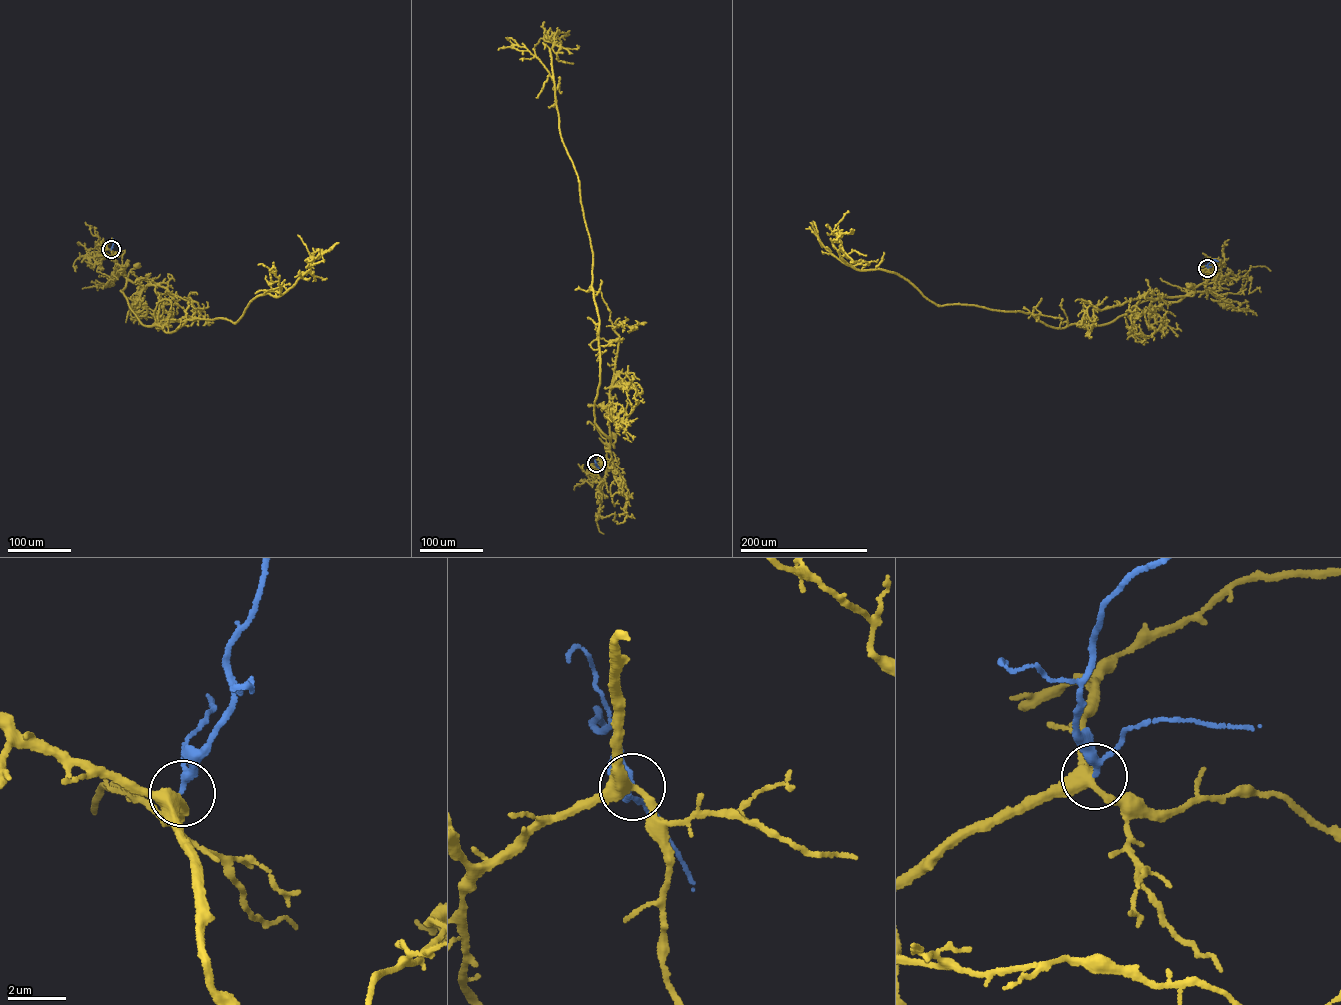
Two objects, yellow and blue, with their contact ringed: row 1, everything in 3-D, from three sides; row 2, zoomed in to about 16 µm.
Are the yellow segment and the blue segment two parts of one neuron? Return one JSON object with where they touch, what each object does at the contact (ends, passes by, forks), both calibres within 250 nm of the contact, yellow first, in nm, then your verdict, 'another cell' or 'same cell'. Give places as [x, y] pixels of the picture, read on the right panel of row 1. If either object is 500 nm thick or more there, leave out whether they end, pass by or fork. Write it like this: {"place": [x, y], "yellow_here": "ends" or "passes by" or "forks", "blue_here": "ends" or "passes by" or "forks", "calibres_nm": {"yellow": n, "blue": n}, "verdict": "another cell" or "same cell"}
{"place": [1207, 268], "yellow_here": "forks", "blue_here": "passes by", "calibres_nm": {"yellow": 360, "blue": 200}, "verdict": "same cell"}

